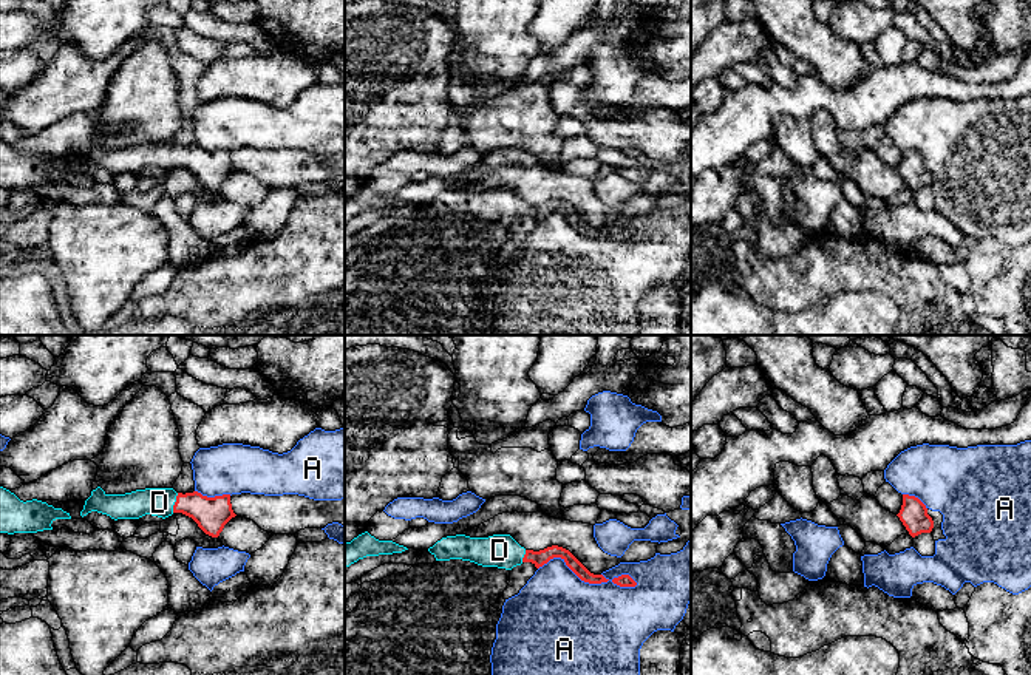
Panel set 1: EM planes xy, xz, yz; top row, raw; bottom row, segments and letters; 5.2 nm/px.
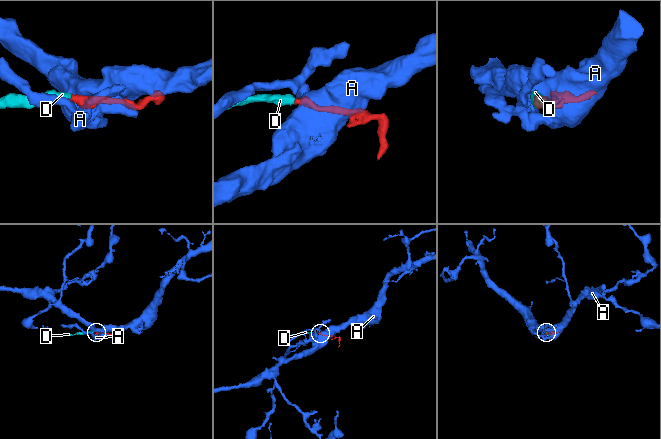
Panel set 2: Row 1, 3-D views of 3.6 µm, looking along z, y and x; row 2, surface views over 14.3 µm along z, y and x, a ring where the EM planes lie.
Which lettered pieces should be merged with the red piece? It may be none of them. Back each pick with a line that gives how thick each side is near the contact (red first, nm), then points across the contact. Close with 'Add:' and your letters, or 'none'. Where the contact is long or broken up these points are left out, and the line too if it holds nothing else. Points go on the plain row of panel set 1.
D: 180 nm thick on the red side, 150 nm on the other; runs through xy (210, 167), (193, 158), (175, 156), (159, 156)
Add: D

